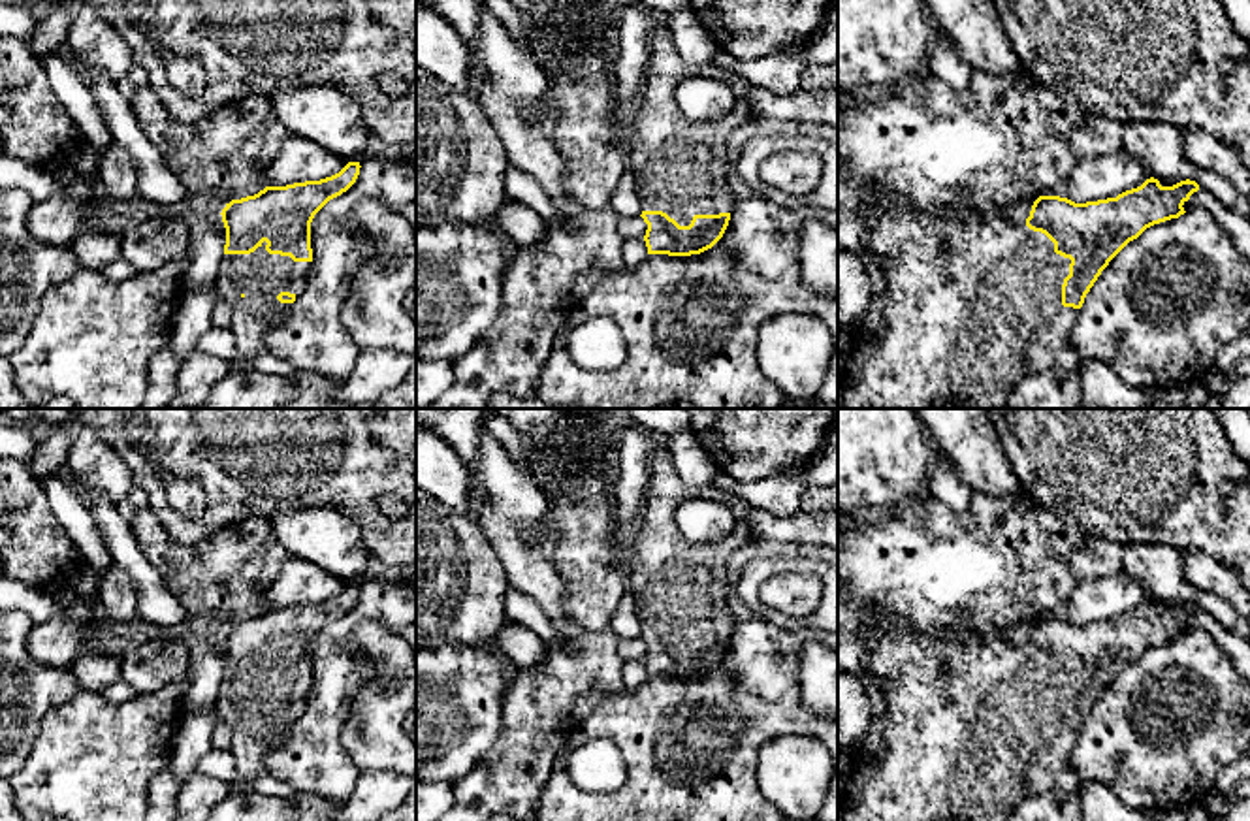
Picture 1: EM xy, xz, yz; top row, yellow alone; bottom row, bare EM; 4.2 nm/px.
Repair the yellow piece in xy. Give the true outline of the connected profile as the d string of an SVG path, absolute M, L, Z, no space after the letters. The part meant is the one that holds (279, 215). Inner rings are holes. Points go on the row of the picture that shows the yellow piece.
M348 162L339 173L320 181L265 186L254 196L232 200L222 209L226 245L215 290L218 299L232 307L230 331L241 354L264 352L264 337L290 313L312 262L311 222L329 200L356 183L360 168L360 162Z

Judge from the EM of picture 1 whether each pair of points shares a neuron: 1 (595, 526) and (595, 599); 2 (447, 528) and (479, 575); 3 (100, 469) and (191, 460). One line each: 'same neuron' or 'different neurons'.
1: same neuron
2: same neuron
3: different neurons

